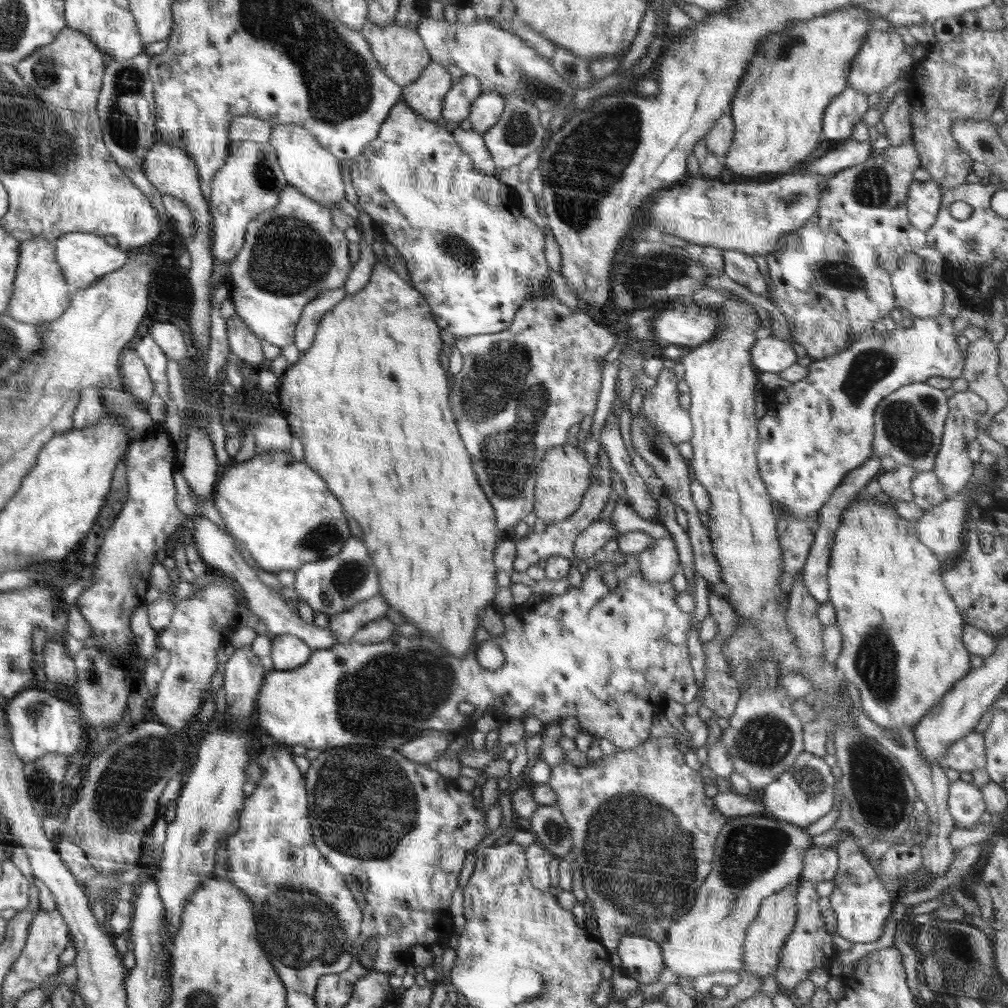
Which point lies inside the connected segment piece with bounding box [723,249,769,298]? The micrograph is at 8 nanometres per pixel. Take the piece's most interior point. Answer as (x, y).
(740, 267)

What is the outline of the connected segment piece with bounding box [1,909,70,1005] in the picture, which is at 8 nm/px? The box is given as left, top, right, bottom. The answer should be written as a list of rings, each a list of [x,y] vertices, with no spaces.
[[[55,909],[53,912],[41,911],[36,914],[30,927],[28,927],[28,937],[26,937],[26,945],[20,952],[20,957],[10,967],[10,971],[6,974],[2,982],[1,1004],[12,1002],[15,1004],[22,994],[40,989],[48,979],[58,971],[58,961],[60,955],[68,947],[70,941],[70,931],[64,922],[64,918]]]

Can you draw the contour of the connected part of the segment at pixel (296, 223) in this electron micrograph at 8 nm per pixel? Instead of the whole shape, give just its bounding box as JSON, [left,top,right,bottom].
[229,185,353,347]

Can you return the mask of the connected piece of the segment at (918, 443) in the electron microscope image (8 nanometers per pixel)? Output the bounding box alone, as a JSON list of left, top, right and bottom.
[874,382,949,472]

